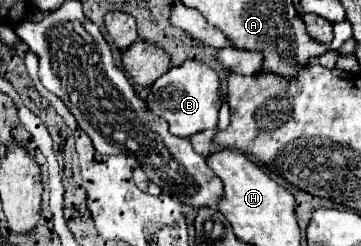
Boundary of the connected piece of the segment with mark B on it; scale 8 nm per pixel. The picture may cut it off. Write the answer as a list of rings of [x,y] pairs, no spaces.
[[[187,61],[181,67],[169,69],[163,77],[159,77],[151,85],[151,93],[147,97],[149,109],[163,109],[161,117],[169,123],[169,131],[177,137],[191,137],[205,129],[217,127],[217,115],[221,107],[219,97],[219,77],[217,73],[199,61]]]

